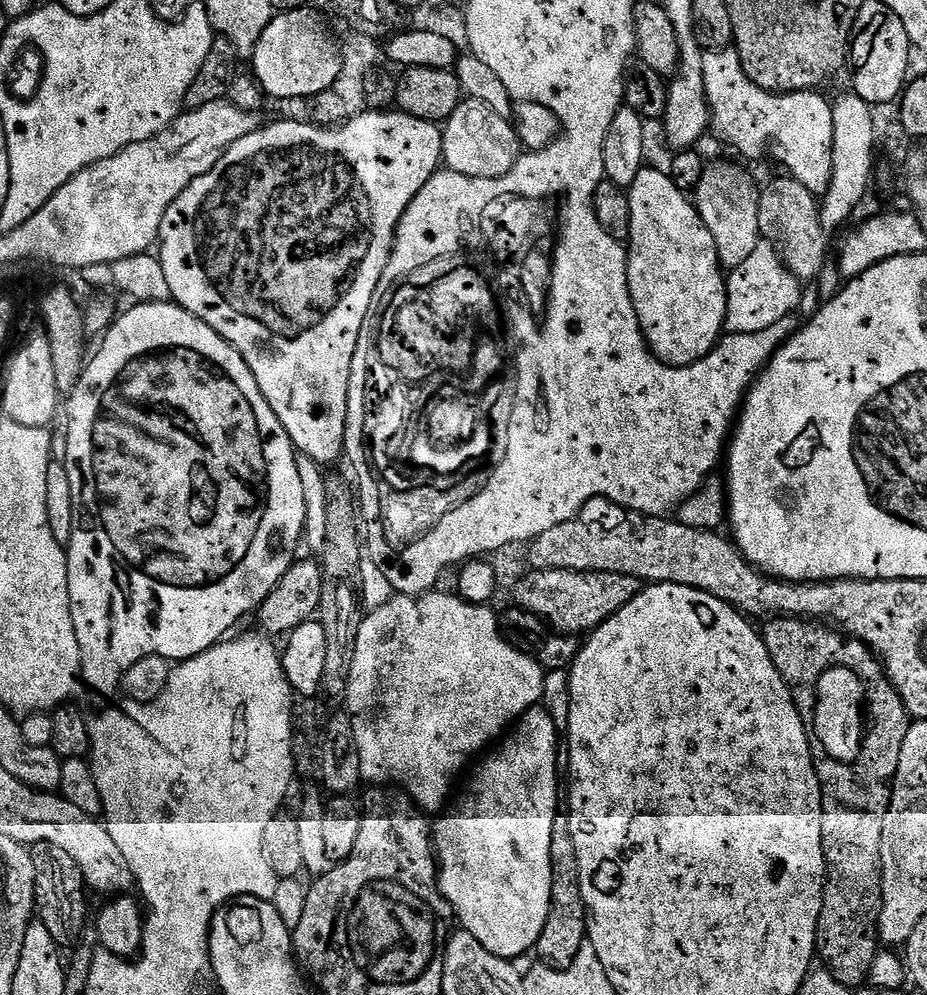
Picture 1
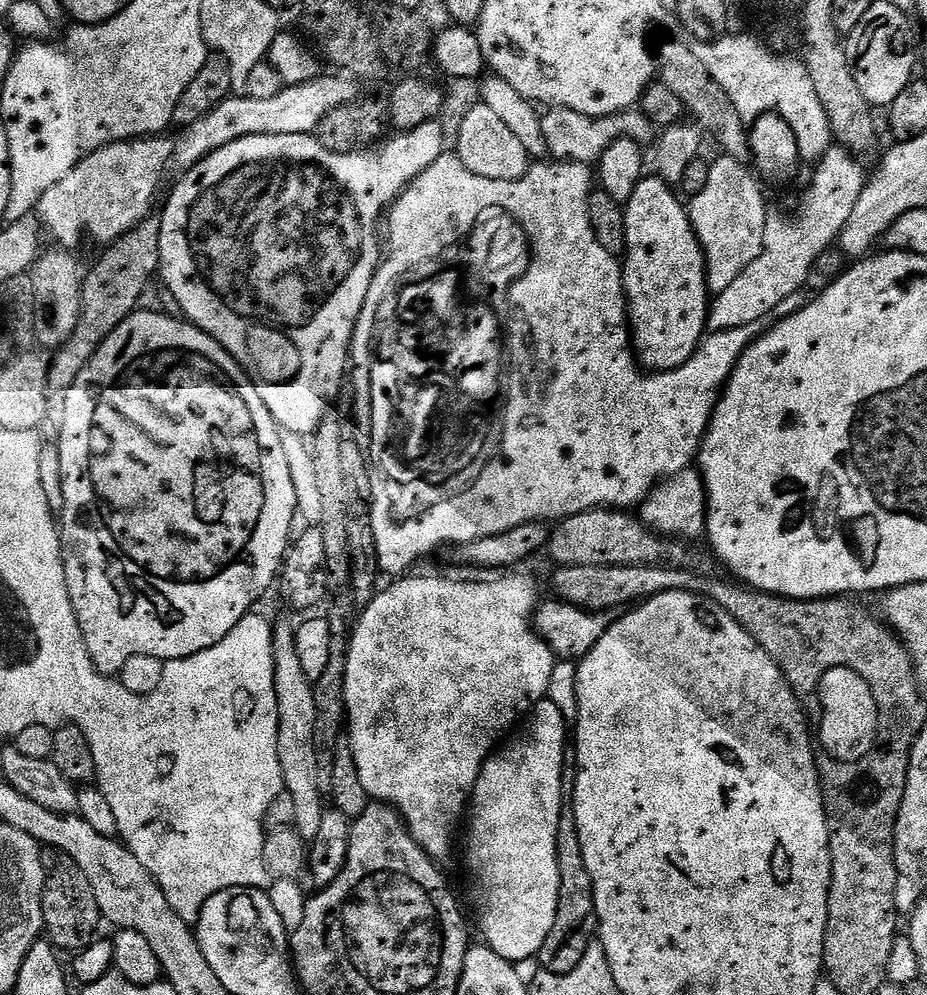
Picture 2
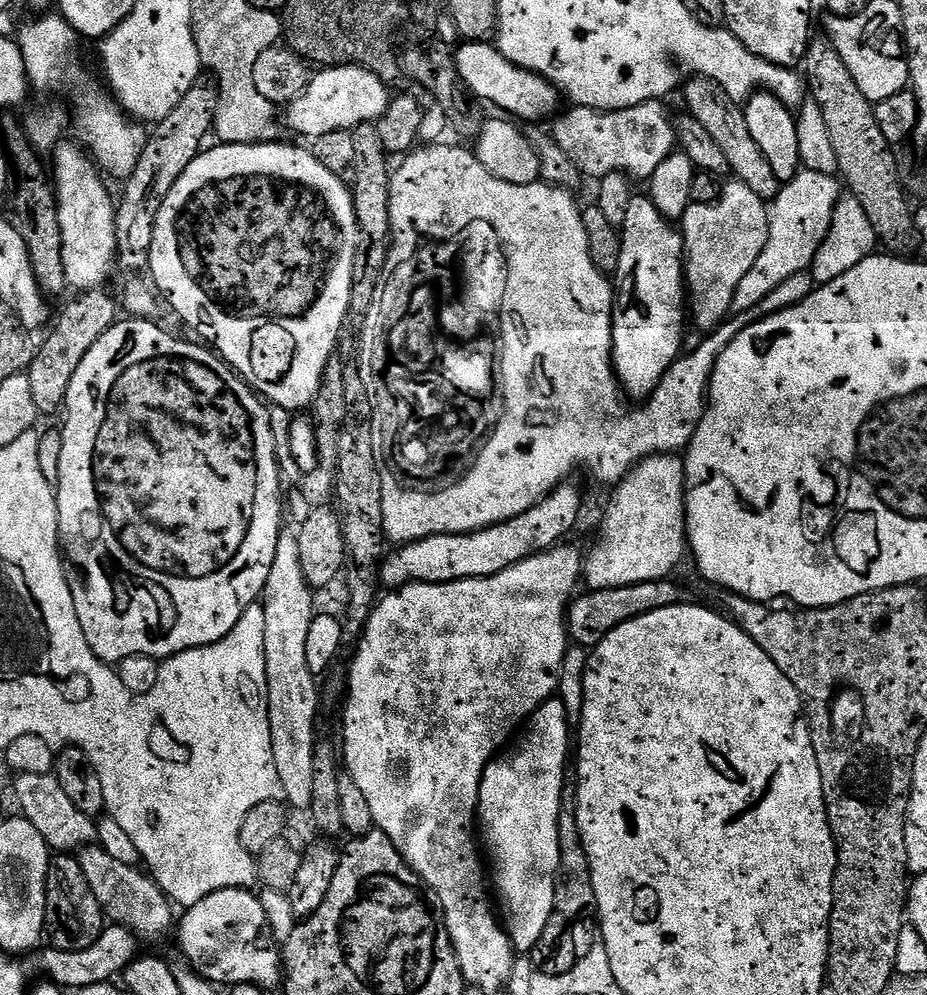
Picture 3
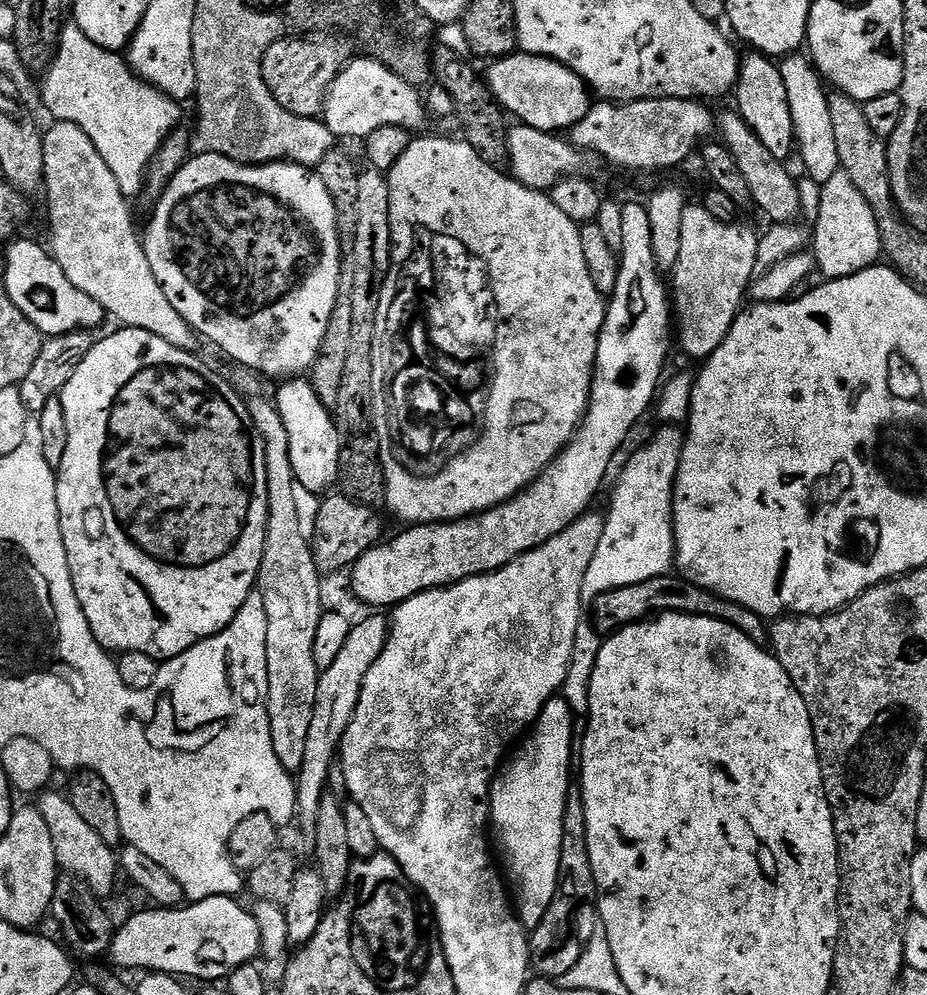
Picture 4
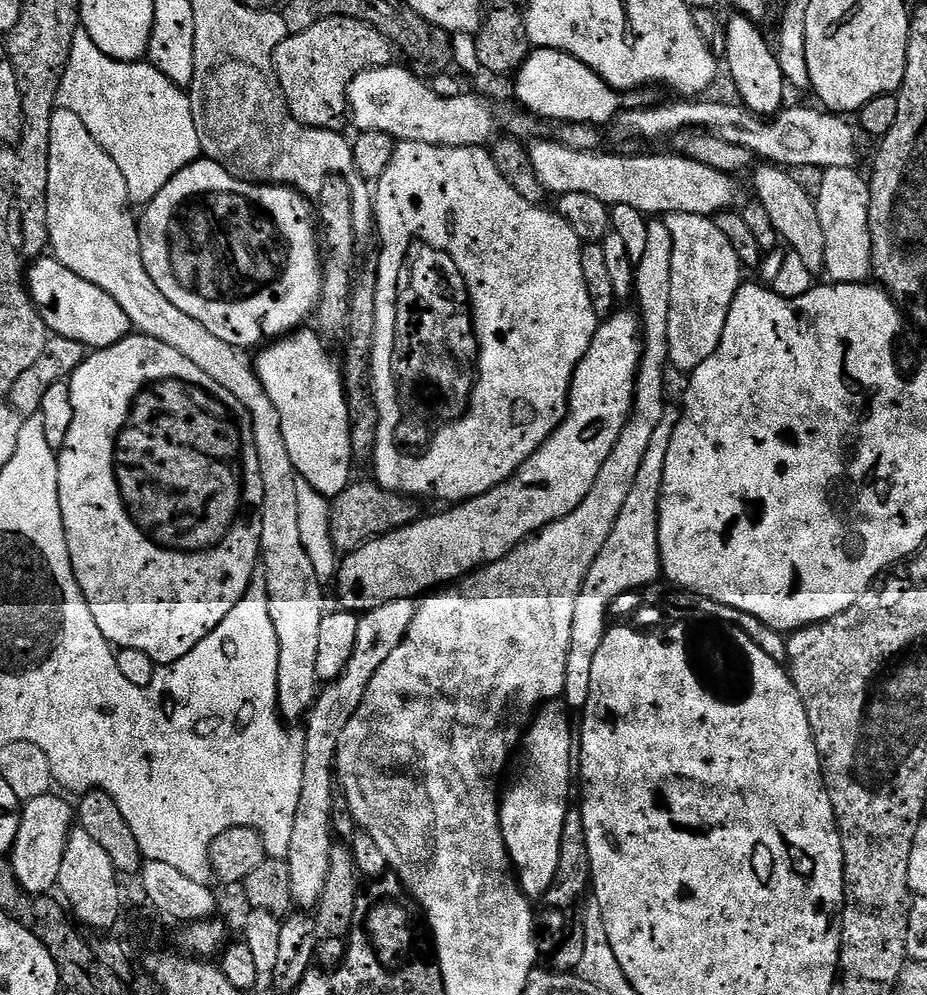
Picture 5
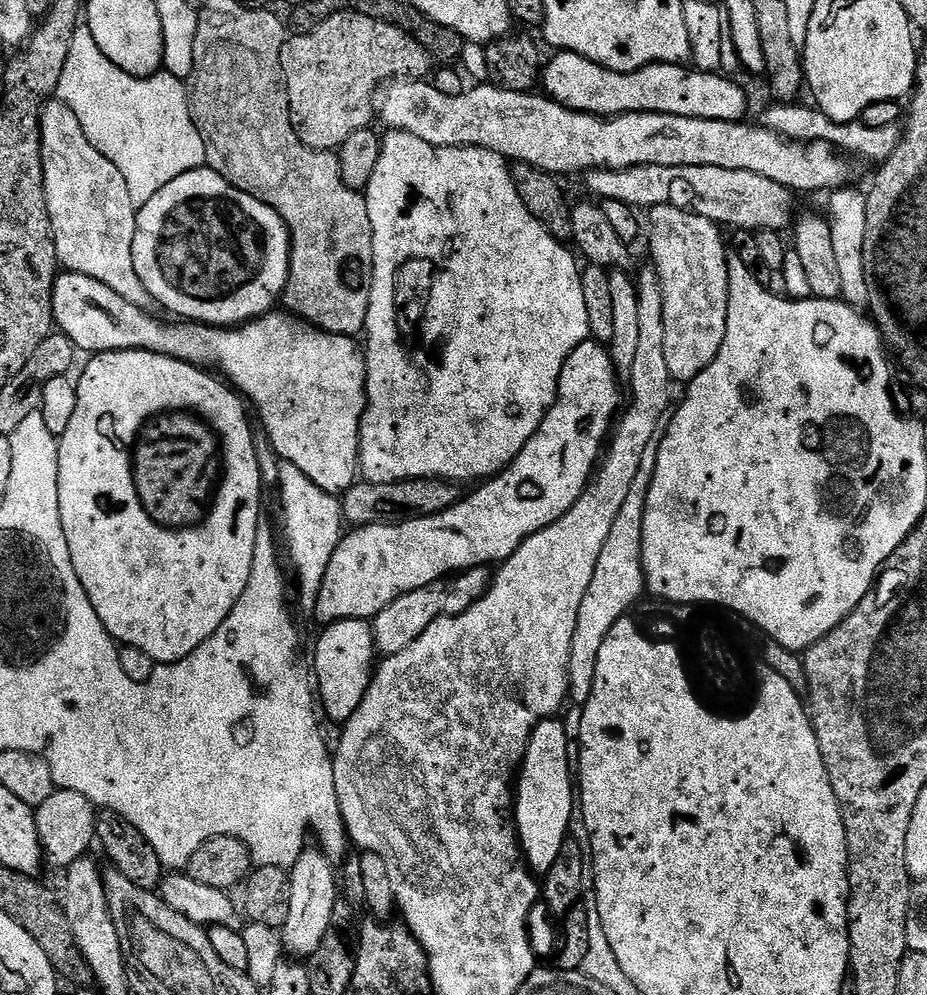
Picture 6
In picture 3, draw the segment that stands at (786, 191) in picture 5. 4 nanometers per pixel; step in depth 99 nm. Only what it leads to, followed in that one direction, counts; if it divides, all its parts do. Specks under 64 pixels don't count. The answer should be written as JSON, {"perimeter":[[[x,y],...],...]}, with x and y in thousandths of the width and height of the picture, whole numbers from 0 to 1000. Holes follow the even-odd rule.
{"perimeter":[[[751,76],[743,80],[746,81],[743,84],[741,81],[736,88],[738,105],[742,108],[739,109],[741,116],[757,123],[757,128],[766,134],[766,139],[770,139],[770,143],[775,143],[775,151],[779,151],[779,155],[783,155],[783,163],[793,180],[809,187],[809,191],[813,191],[813,195],[818,195],[818,199],[822,199],[825,203],[836,200],[841,193],[844,184],[835,177],[831,163],[818,149],[818,143],[813,143],[813,139],[810,138],[809,130],[805,128],[802,108],[785,97],[781,93],[781,88],[771,84],[769,80],[763,80],[759,76]]]}

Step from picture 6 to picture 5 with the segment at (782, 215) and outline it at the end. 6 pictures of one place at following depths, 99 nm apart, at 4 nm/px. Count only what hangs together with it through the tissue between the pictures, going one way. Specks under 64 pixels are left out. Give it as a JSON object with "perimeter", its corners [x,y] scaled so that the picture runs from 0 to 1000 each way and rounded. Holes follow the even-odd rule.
{"perimeter":[[[599,140],[581,141],[577,142],[578,146],[570,149],[570,158],[588,194],[600,193],[601,198],[611,195],[638,195],[645,199],[645,203],[655,205],[657,210],[662,207],[684,207],[684,211],[694,213],[700,219],[712,219],[722,213],[768,219],[773,213],[783,213],[795,208],[794,200],[798,197],[798,189],[790,182],[793,180],[786,174],[770,171],[770,167],[757,167],[757,163],[749,163],[742,157],[726,155],[724,152],[703,153],[700,157],[672,157],[669,153],[652,153],[653,151],[615,151],[615,147]]]}

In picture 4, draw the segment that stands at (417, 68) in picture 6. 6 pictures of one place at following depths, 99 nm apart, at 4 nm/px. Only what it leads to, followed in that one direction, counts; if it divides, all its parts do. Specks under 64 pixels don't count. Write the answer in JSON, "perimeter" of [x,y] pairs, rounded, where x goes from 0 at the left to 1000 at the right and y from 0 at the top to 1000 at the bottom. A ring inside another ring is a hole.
{"perimeter":[[[358,34],[348,38],[304,38],[296,42],[283,58],[283,78],[287,78],[287,86],[291,86],[291,94],[296,94],[300,107],[313,111],[313,115],[344,118],[350,112],[355,86],[378,60],[370,42]]]}

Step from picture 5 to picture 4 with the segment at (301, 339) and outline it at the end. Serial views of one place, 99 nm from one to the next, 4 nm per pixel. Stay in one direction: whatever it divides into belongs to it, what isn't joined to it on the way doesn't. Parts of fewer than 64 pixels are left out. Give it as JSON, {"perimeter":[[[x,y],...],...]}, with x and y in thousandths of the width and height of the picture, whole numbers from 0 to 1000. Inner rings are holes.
{"perimeter":[[[315,380],[303,385],[296,397],[296,405],[302,411],[302,419],[311,437],[311,459],[316,469],[318,484],[330,492],[350,496],[367,481],[367,441],[359,415],[343,400],[335,385],[328,380]]]}

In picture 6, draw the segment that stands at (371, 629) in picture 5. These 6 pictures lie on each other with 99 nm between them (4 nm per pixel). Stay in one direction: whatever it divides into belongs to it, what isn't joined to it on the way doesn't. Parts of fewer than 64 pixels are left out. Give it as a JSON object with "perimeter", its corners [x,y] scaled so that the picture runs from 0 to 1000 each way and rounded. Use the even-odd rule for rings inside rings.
{"perimeter":[[[525,570],[506,571],[503,575],[494,575],[485,579],[478,579],[472,585],[464,585],[464,589],[442,593],[442,597],[434,597],[416,613],[402,619],[399,626],[401,636],[406,642],[406,654],[411,660],[417,661],[438,653],[447,641],[455,641],[455,633],[464,629],[475,619],[493,619],[498,617],[516,601],[520,601],[531,586],[532,576]],[[329,851],[321,866],[317,866],[311,876],[311,893],[313,919],[309,919],[304,934],[305,952],[316,962],[331,963],[339,955],[343,955],[347,943],[352,941],[354,934],[359,932],[358,920],[365,908],[365,876],[359,865],[355,864],[344,851]]]}

